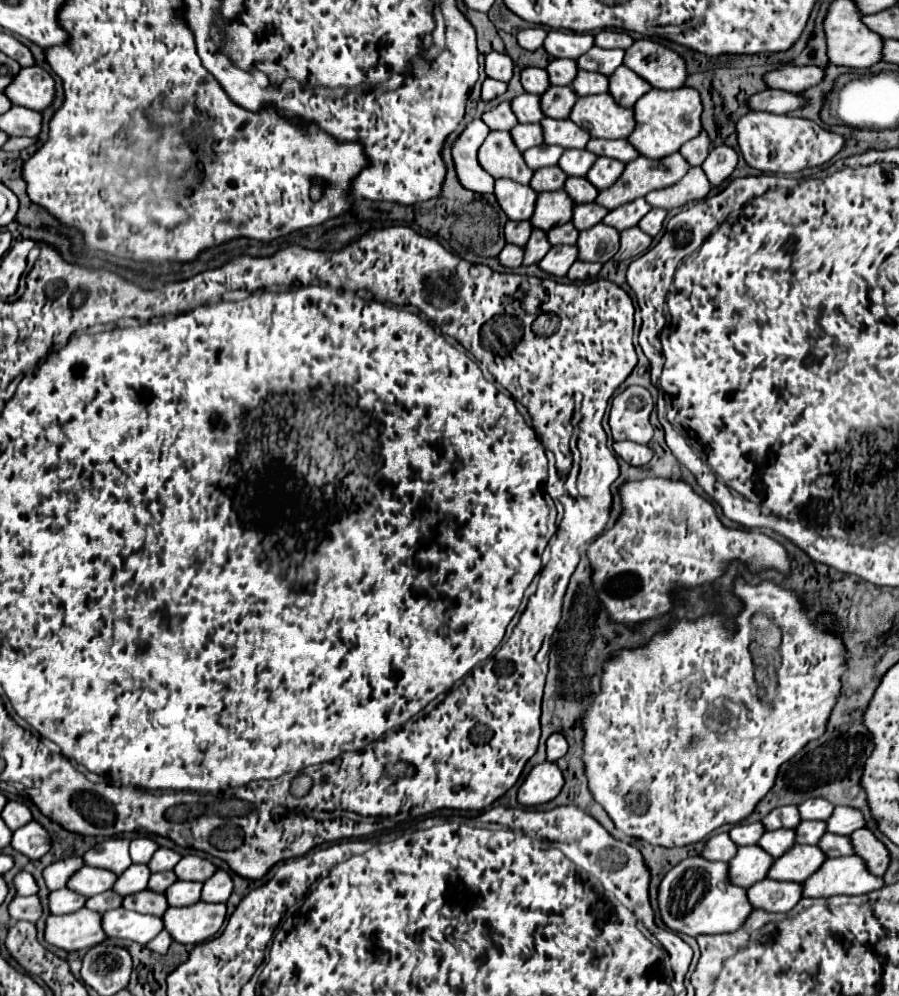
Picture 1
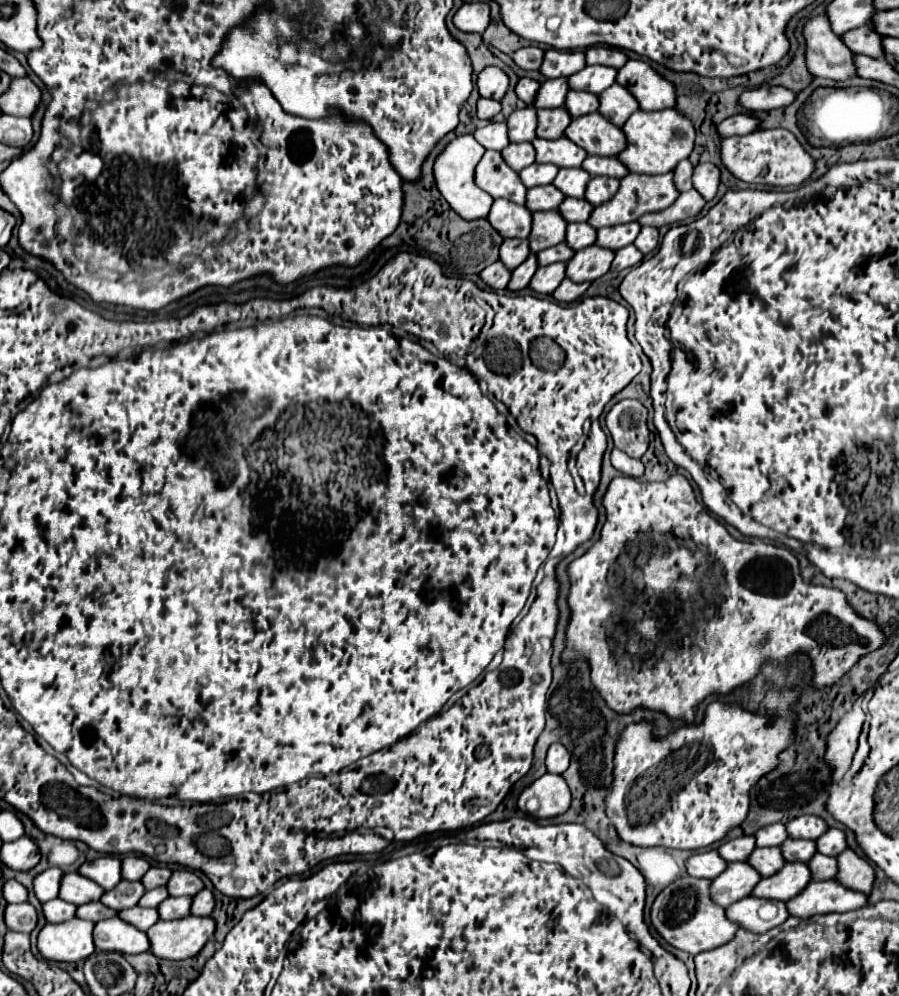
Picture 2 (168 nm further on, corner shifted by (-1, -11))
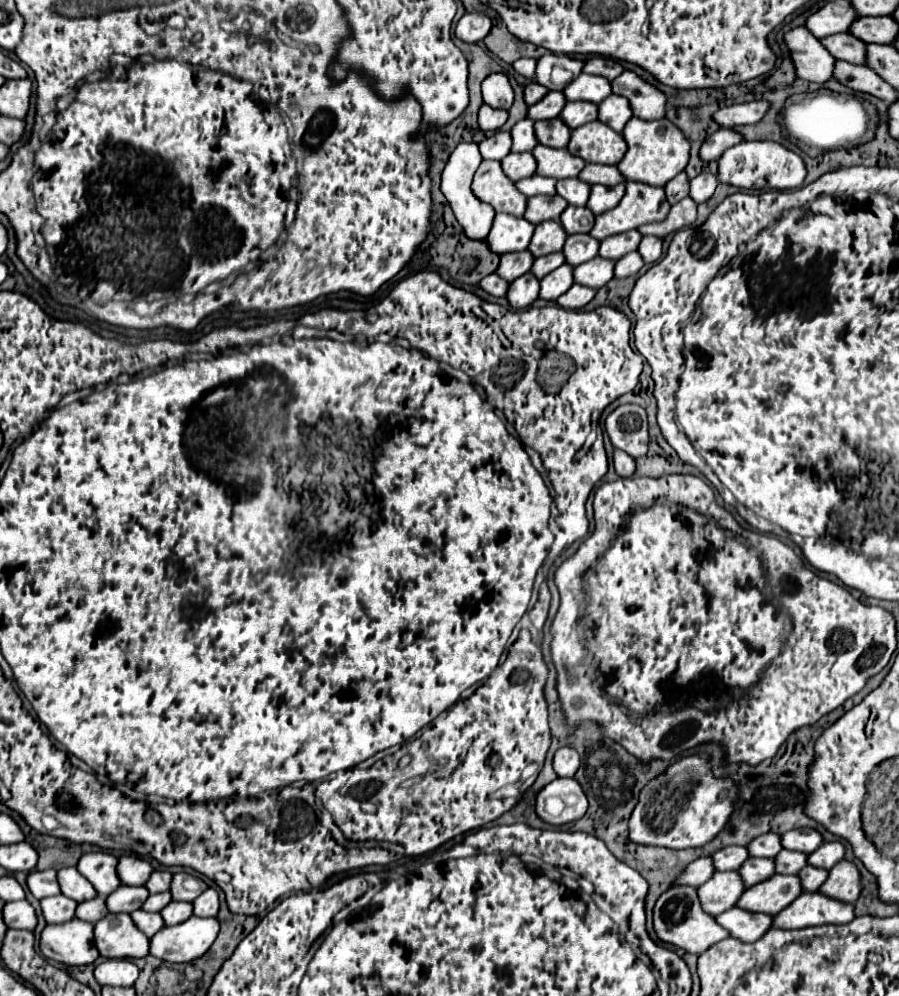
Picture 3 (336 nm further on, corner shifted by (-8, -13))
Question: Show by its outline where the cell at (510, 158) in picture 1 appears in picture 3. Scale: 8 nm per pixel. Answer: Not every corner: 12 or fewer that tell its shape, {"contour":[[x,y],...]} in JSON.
{"contour":[[481,161],[471,191],[495,213],[523,217],[527,197],[499,161]]}

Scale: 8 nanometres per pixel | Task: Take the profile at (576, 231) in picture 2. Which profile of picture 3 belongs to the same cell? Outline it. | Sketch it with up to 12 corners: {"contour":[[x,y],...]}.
{"contour":[[569,235],[565,263],[577,267],[597,255],[591,235]]}

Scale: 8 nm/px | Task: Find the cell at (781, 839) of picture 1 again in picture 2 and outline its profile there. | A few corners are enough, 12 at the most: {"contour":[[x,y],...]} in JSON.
{"contour":[[756,847],[748,863],[762,877],[780,871],[786,861],[780,847]]}

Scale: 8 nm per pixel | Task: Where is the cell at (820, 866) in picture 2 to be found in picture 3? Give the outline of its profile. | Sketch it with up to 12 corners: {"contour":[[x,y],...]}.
{"contour":[[825,869],[799,871],[803,891],[817,891],[827,879]]}

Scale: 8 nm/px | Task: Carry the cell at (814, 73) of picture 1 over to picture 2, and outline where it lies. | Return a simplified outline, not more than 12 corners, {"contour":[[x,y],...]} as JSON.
{"contour":[[758,87],[740,95],[754,111],[788,107],[796,93],[786,87]]}

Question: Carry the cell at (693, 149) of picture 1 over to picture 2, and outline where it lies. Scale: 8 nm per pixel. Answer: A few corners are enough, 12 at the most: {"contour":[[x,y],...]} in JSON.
{"contour":[[690,159],[680,161],[674,169],[678,191],[692,189],[694,165]]}

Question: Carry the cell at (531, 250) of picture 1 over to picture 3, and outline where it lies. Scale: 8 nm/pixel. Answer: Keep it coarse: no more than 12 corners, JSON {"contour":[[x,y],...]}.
{"contour":[[525,273],[509,283],[507,301],[527,309],[539,297],[539,279]]}

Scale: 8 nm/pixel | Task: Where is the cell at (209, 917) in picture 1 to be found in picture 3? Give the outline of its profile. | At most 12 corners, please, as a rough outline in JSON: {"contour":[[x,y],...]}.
{"contour":[[193,915],[151,937],[151,955],[189,963],[209,951],[217,919]]}

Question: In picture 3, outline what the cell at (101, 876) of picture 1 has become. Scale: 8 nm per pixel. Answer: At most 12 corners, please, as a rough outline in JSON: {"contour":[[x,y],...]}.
{"contour":[[77,867],[57,871],[61,893],[77,903],[97,895]]}

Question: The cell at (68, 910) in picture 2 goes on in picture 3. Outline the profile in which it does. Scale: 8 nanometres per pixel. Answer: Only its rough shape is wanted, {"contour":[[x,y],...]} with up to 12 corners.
{"contour":[[65,895],[41,899],[47,923],[71,921],[77,903]]}

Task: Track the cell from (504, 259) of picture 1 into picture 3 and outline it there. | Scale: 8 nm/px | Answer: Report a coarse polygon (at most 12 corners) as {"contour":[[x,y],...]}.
{"contour":[[495,273],[481,279],[479,287],[493,295],[507,293],[507,281]]}

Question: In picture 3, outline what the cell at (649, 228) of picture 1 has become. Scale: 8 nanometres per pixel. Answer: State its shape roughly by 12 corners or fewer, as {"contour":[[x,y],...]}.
{"contour":[[643,237],[639,253],[645,263],[661,257],[661,239]]}

